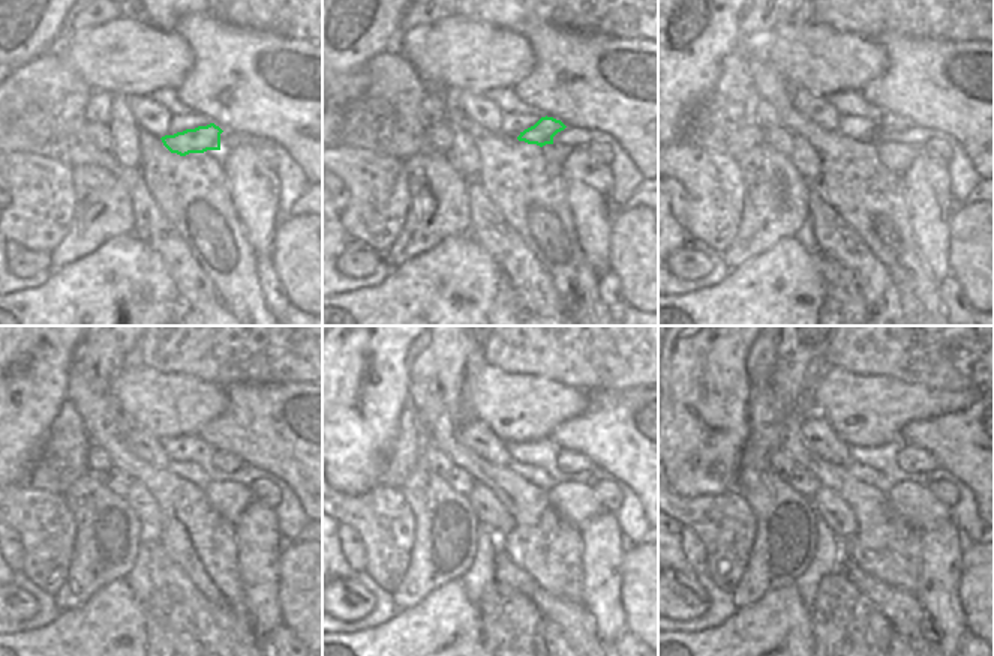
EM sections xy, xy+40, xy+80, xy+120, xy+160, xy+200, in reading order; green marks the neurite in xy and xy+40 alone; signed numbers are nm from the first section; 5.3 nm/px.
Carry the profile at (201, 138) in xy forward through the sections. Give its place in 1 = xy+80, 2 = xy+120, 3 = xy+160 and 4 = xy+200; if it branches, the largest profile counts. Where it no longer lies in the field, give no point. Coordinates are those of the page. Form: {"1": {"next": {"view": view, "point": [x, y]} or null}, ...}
{"1": {"next": {"view": "xy+80", "point": [889, 122]}}, "2": {"next": {"view": "xy+120", "point": [222, 460]}}, "3": {"next": {"view": "xy+160", "point": [568, 461]}}, "4": {"next": {"view": "xy+200", "point": [912, 460]}}}

